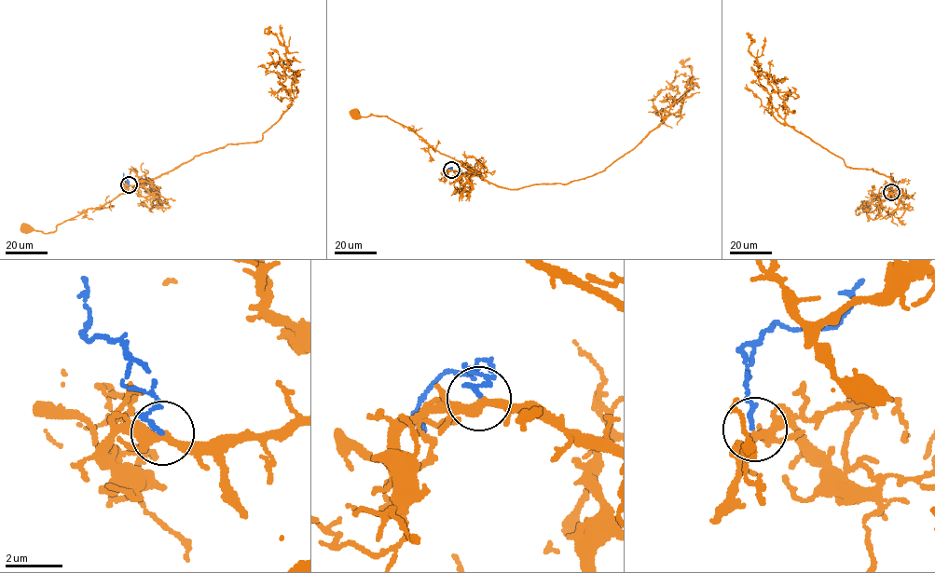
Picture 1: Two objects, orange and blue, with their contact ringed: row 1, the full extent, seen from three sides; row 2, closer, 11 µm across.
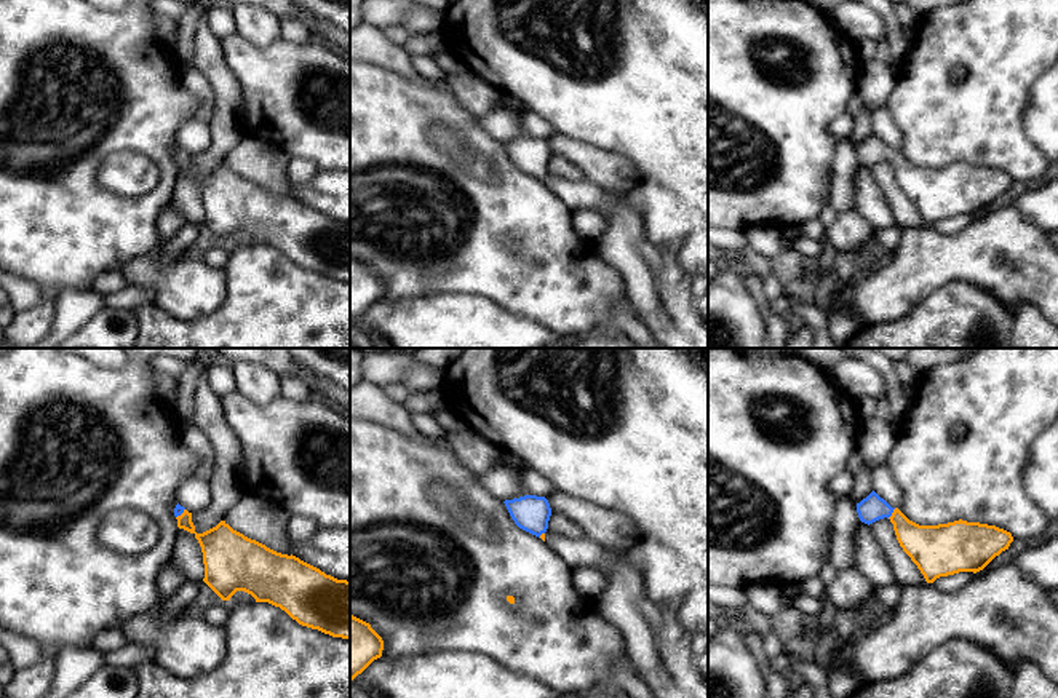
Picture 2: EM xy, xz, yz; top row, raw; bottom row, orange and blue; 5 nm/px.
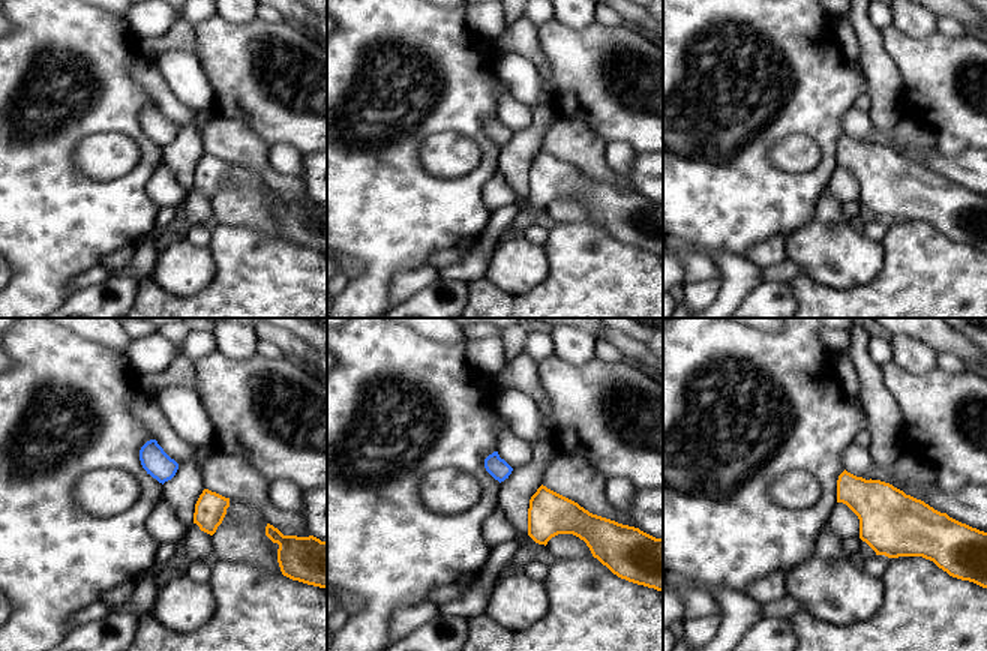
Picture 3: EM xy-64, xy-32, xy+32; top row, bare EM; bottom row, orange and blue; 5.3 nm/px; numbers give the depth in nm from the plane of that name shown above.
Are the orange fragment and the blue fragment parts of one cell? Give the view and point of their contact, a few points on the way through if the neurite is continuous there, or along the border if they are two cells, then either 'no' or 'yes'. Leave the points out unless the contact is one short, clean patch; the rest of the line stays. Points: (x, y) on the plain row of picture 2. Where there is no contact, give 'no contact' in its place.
meets orange in yz at (892, 155); runs through yz (929, 189), (892, 155), (871, 150); yes

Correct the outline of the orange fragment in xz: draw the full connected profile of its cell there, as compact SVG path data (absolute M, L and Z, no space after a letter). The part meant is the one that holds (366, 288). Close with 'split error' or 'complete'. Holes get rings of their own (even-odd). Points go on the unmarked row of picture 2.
M350 257L350 323L382 299L384 283L369 265Z; complete

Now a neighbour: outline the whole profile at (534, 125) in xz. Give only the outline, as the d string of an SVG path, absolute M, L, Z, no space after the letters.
M531 110L521 113L521 126L527 137L548 141L551 136L558 134L543 117Z

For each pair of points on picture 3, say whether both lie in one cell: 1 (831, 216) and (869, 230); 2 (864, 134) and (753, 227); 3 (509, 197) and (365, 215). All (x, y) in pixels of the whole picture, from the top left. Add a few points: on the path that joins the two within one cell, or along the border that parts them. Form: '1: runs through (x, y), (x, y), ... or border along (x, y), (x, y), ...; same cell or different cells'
1: border along (861, 227), (869, 237), (879, 242); different cells
2: border along (854, 105), (843, 114), (843, 132); different cells
3: border along (497, 174), (483, 188), (483, 203), (491, 212); different cells

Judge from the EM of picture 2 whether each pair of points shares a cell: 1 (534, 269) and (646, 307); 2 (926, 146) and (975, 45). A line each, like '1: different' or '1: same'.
1: different
2: same

